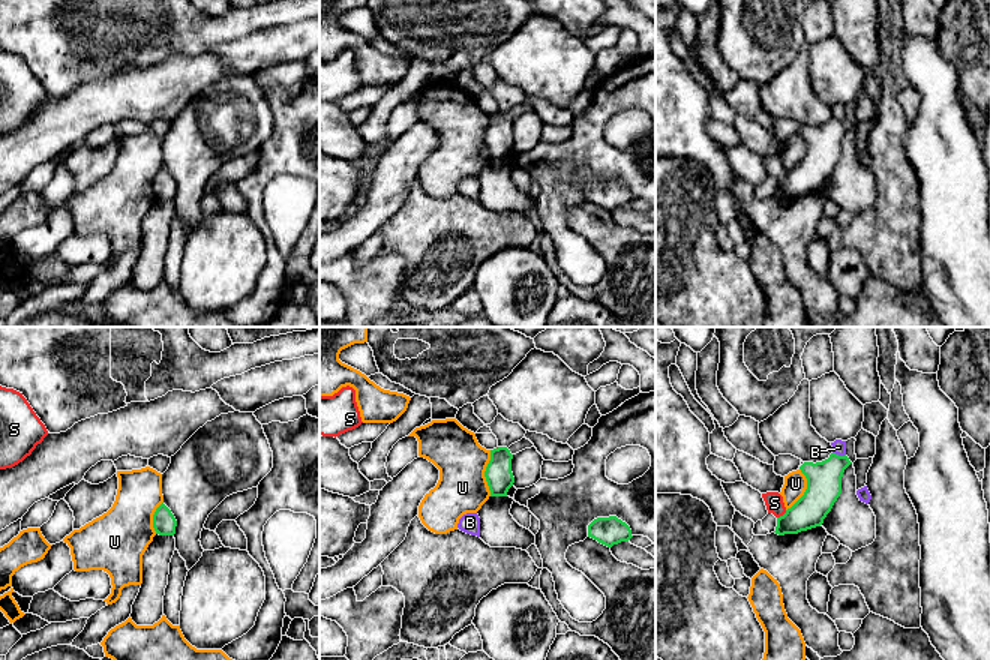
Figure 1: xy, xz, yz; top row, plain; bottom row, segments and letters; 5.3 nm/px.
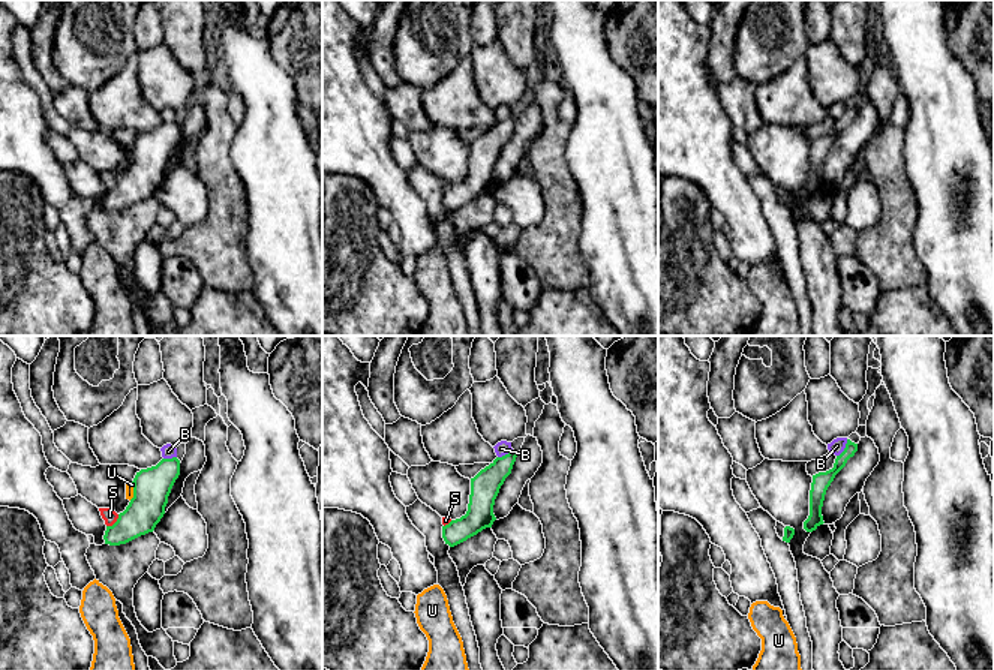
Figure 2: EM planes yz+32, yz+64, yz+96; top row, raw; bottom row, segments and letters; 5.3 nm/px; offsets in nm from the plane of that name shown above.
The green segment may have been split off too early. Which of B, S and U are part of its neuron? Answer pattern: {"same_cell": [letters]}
{"same_cell": []}

